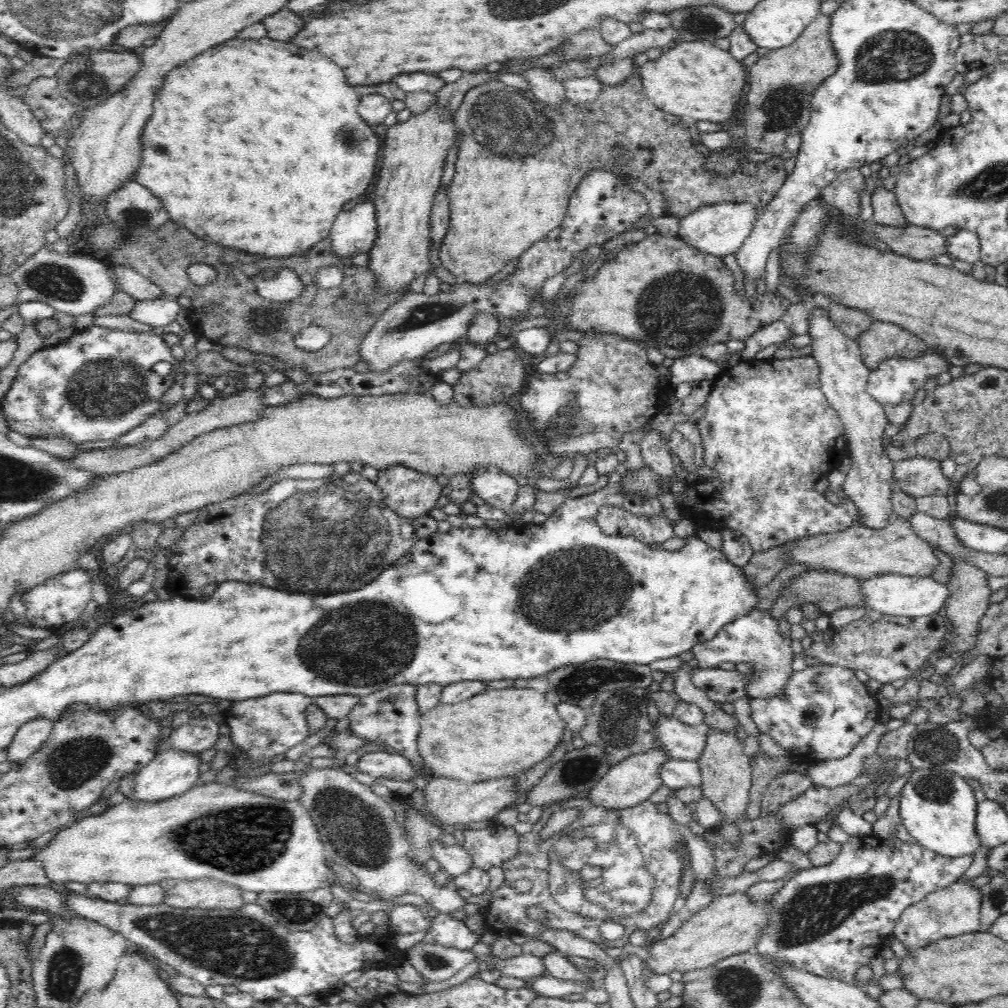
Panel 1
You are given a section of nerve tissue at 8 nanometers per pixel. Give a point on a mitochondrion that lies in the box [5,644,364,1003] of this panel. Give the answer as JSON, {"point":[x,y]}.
{"point":[232,946]}

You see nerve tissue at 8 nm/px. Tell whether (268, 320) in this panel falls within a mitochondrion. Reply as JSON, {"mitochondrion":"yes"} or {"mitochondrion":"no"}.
{"mitochondrion":"yes"}

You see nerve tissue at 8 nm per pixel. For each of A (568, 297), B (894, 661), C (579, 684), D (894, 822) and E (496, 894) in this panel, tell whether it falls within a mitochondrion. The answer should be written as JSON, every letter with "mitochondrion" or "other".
{"A":"other","B":"other","C":"mitochondrion","D":"other","E":"other"}

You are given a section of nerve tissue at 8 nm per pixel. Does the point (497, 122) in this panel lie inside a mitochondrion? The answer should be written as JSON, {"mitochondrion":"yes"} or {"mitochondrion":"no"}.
{"mitochondrion":"yes"}

